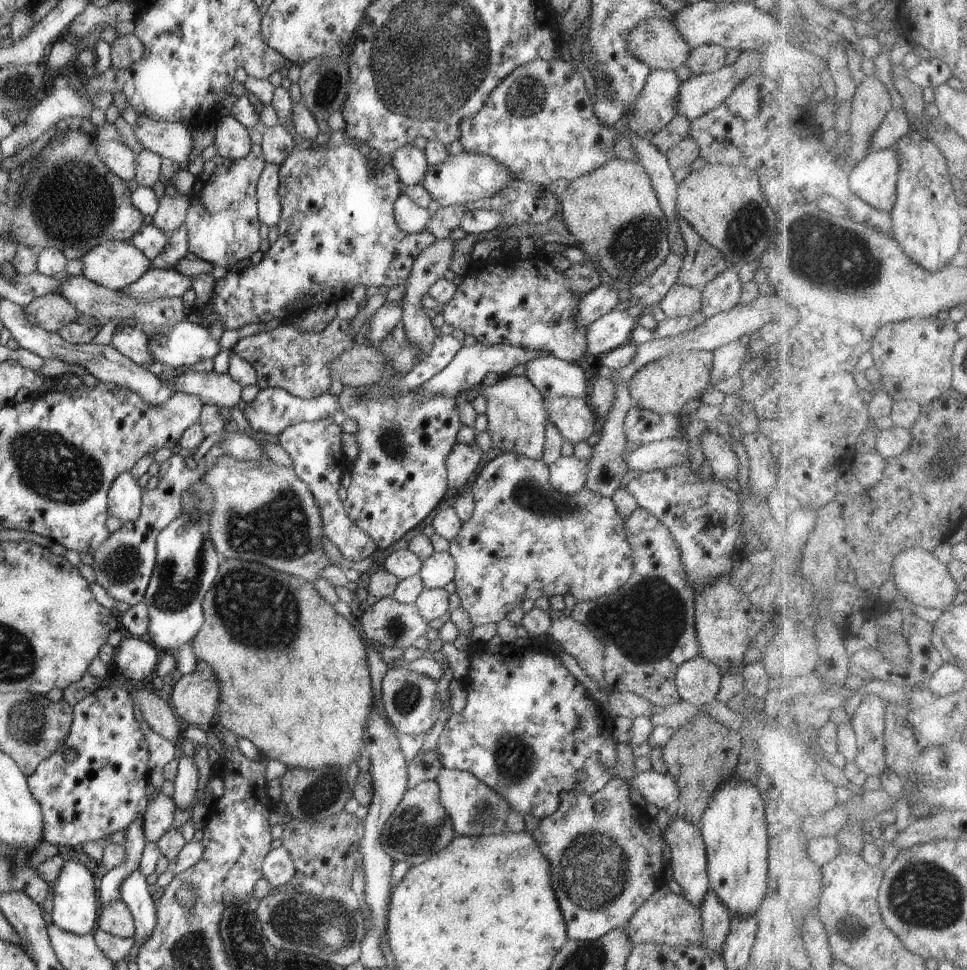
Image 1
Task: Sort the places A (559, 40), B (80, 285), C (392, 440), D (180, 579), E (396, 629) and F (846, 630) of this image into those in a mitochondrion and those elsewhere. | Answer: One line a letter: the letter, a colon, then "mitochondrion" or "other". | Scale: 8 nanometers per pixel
A: other
B: other
C: mitochondrion
D: mitochondrion
E: mitochondrion
F: other

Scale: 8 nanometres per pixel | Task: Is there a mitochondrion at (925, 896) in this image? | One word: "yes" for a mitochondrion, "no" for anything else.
yes

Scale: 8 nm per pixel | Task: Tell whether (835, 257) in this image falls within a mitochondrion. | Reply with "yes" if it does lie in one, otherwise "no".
yes

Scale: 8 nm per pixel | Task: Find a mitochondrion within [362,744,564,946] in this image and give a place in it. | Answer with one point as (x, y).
(411, 831)

